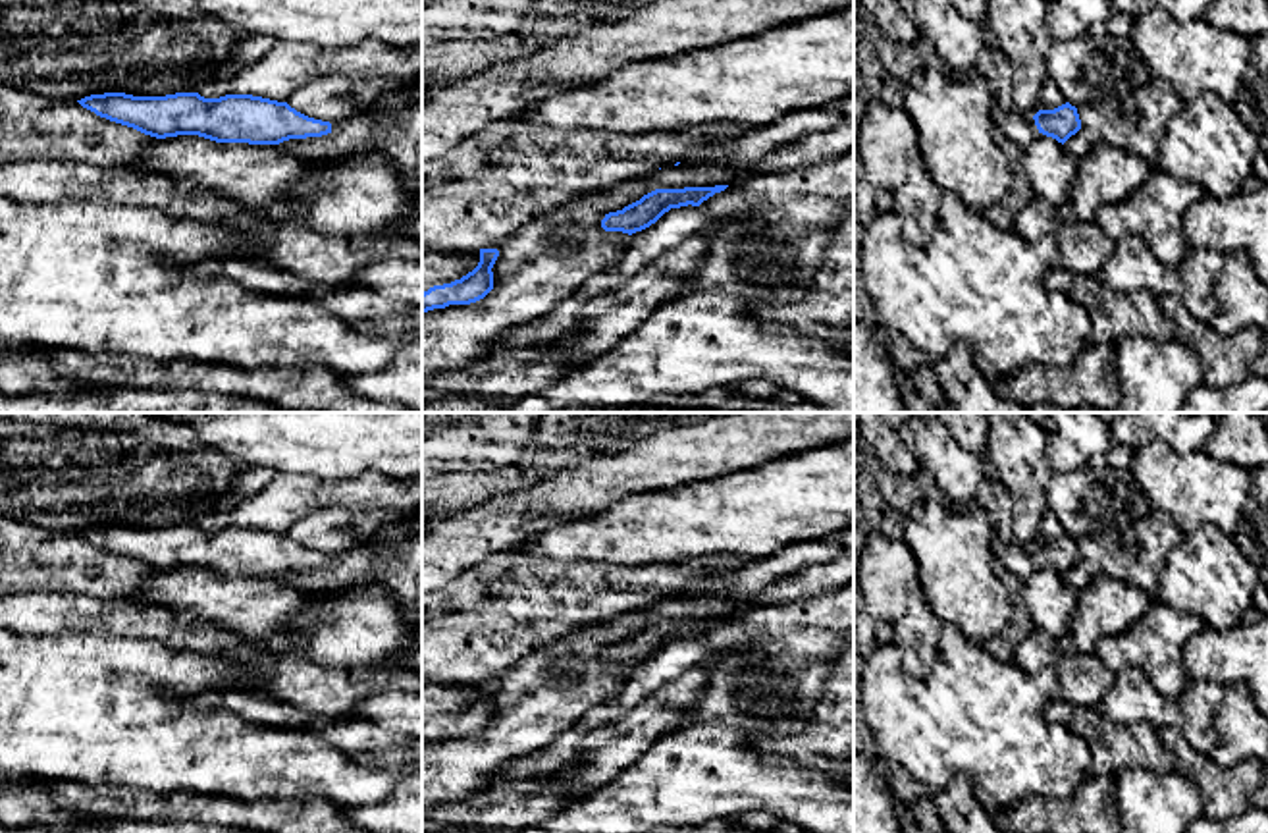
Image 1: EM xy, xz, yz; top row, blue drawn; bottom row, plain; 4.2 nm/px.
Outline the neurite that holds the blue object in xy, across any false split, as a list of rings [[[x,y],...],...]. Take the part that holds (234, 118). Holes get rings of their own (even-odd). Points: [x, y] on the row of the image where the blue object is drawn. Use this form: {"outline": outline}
{"outline": [[[104,93],[77,102],[100,118],[156,139],[198,135],[216,143],[279,145],[331,133],[330,121],[308,118],[287,102],[252,94],[204,98],[198,93],[166,96]]]}

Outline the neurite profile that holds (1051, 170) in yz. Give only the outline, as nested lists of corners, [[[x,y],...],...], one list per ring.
[[[1039,133],[1021,154],[1023,172],[1035,197],[1052,206],[1068,202],[1079,160],[1062,143]]]

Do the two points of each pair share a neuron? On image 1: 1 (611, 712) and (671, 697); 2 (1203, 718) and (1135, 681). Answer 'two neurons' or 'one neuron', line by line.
1: two neurons
2: one neuron

